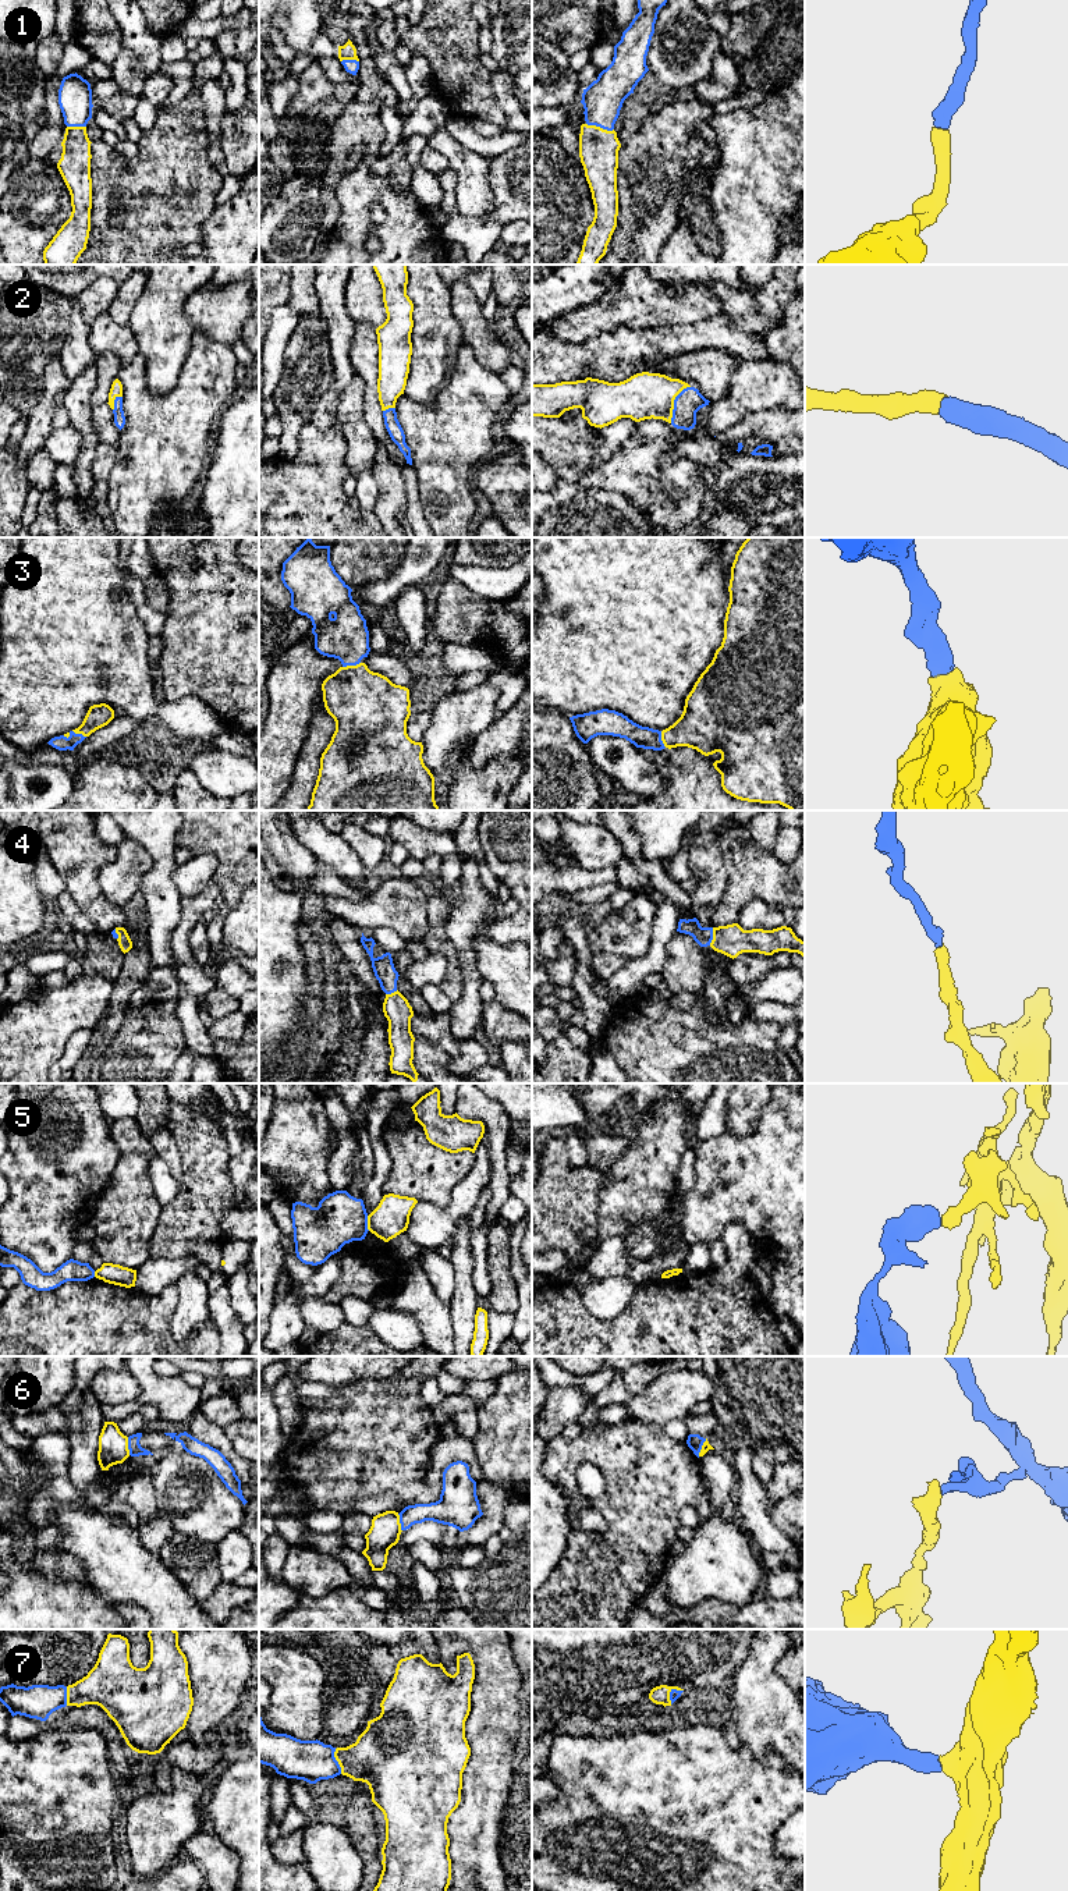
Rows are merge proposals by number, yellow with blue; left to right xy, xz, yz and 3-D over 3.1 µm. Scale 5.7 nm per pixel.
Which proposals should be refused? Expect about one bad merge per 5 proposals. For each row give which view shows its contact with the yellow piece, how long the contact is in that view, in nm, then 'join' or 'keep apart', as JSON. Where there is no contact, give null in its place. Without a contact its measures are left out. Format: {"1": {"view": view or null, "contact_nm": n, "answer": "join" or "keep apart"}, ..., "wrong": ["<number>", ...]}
{"1": {"view": "yz", "contact_nm": 170, "answer": "join"}, "2": {"view": "yz", "contact_nm": 240, "answer": "join"}, "3": {"view": "xz", "contact_nm": 110, "answer": "join"}, "4": {"view": "yz", "contact_nm": 110, "answer": "join"}, "5": {"view": "xz", "contact_nm": 90, "answer": "keep apart"}, "6": {"view": "xy", "contact_nm": 110, "answer": "keep apart"}, "7": {"view": "yz", "contact_nm": 120, "answer": "join"}, "wrong": ["5", "6"]}

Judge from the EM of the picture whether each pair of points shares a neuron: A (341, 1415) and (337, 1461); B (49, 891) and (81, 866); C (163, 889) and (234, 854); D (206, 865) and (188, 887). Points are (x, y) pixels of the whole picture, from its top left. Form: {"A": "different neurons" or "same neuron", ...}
{"A": "same neuron", "B": "different neurons", "C": "different neurons", "D": "same neuron"}

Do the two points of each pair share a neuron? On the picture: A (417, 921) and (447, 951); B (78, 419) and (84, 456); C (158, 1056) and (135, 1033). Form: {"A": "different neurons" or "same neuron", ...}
{"A": "different neurons", "B": "same neuron", "C": "same neuron"}

